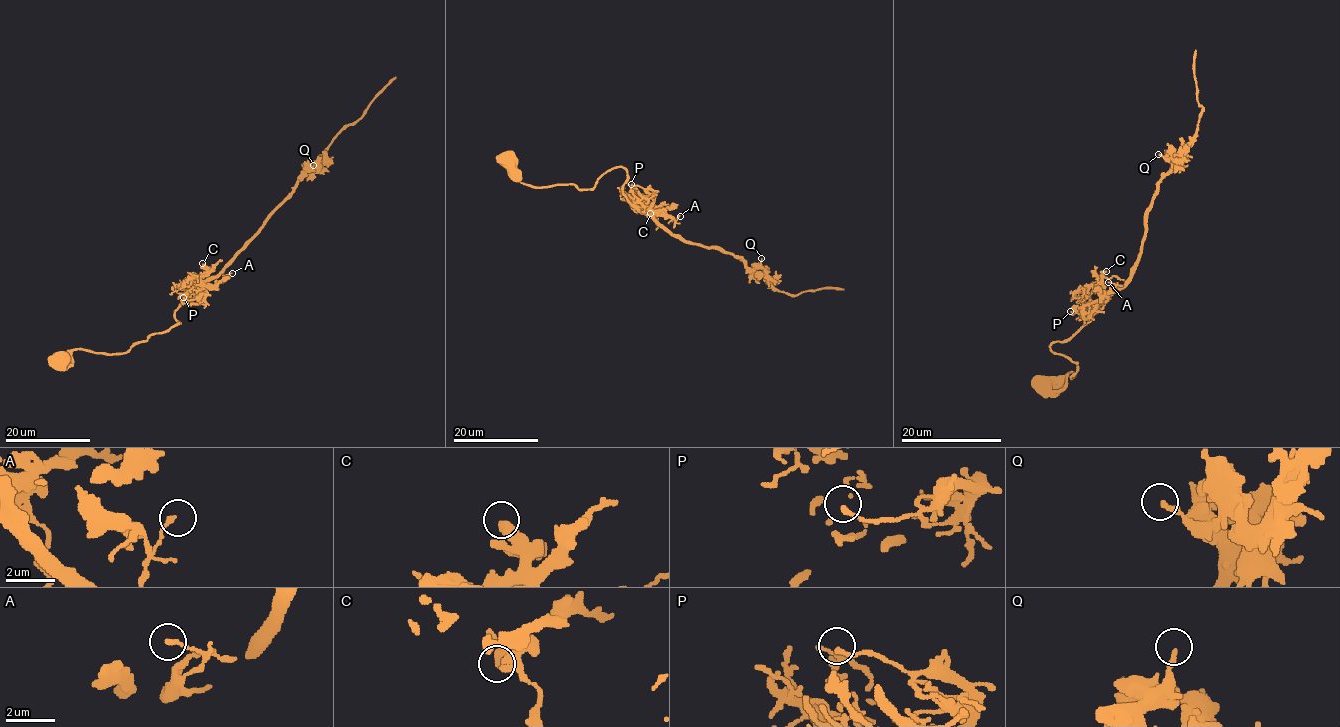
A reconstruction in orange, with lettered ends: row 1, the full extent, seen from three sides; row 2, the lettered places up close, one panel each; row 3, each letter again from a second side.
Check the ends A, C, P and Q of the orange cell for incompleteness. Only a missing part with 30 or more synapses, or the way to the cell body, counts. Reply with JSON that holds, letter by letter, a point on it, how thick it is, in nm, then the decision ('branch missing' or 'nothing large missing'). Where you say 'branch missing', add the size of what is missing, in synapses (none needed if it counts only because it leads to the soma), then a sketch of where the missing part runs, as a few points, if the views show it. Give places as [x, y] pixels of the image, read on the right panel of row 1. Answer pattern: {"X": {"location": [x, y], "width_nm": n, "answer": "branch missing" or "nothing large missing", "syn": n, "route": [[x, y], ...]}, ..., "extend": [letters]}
{"A": {"location": [1108, 282], "width_nm": 150, "answer": "nothing large missing"}, "C": {"location": [1106, 271], "width_nm": 320, "answer": "nothing large missing"}, "P": {"location": [1070, 311], "width_nm": 170, "answer": "nothing large missing"}, "Q": {"location": [1158, 154], "width_nm": 180, "answer": "nothing large missing"}, "extend": []}

